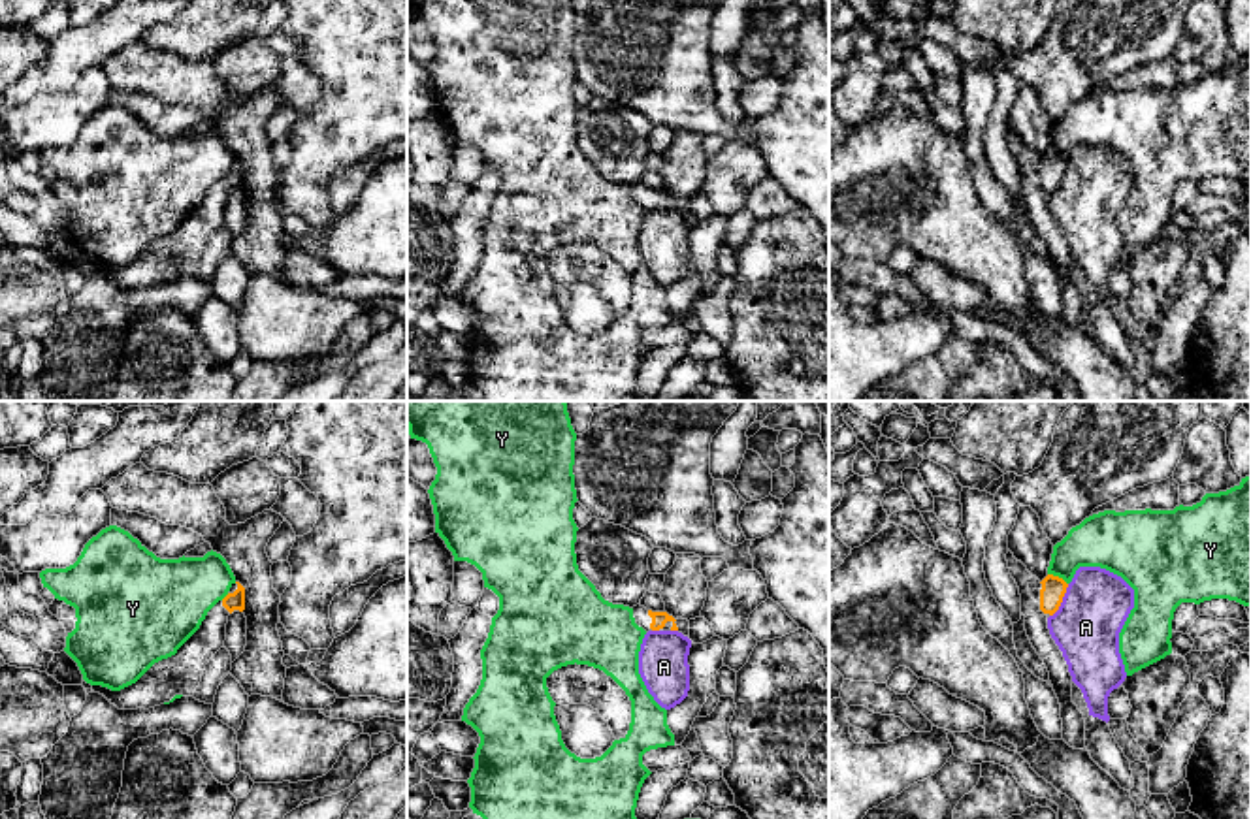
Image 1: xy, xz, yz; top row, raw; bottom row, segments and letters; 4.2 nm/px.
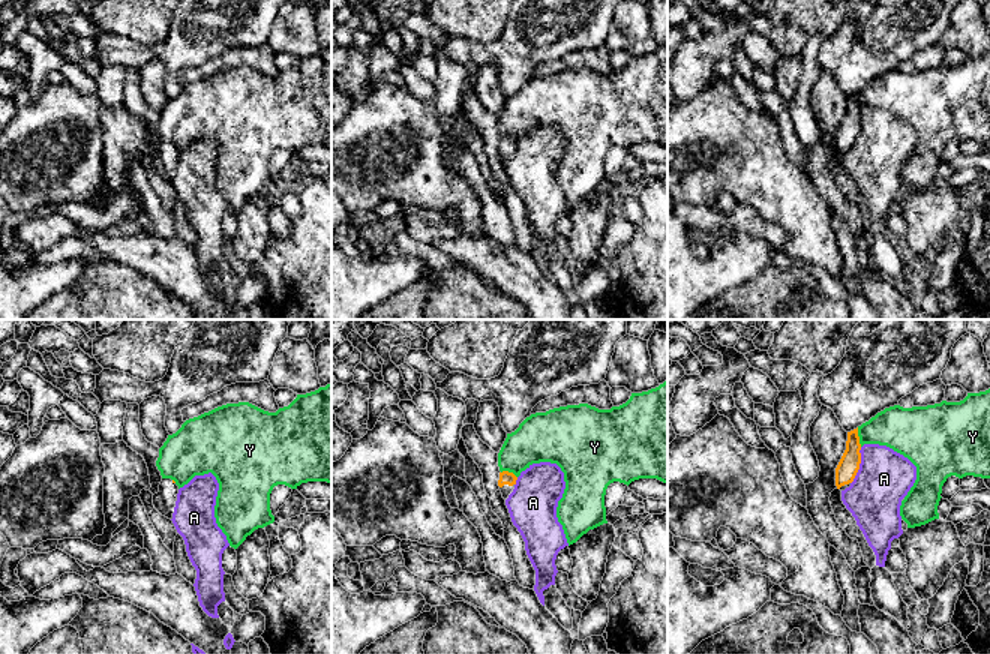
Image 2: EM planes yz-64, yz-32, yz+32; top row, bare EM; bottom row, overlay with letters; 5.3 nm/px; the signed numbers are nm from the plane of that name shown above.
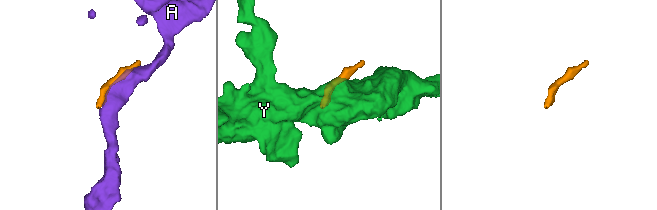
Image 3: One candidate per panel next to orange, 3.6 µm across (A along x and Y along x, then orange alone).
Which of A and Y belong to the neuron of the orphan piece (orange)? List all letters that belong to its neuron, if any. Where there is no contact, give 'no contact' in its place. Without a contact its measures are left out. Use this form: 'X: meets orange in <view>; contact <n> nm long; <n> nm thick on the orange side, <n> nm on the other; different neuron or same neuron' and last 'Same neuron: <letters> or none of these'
A: meets orange in yz; contact 170 nm long; 110 nm thick on the orange side, 280 nm on the other; different neuron
Y: meets orange in yz; contact 100 nm long; 110 nm thick on the orange side, 220 nm on the other; different neuron
Same neuron: none of these

